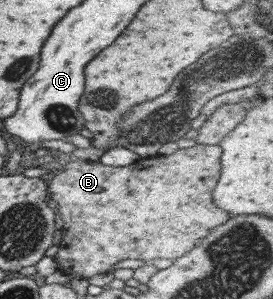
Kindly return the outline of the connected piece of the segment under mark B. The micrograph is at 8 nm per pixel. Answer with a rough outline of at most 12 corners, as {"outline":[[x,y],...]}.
{"outline":[[221,148],[125,167],[48,184],[53,259],[77,278],[175,261],[230,217]]}

